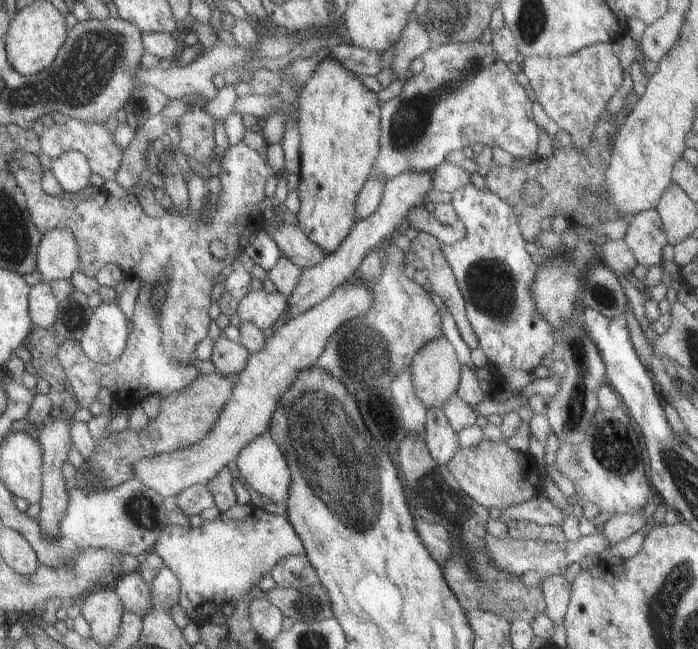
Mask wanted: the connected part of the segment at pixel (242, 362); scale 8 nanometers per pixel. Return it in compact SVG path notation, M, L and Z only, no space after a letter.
M221 337L216 340L215 351L211 360L216 370L223 375L239 375L248 366L253 352L246 348L240 341L235 342L228 337Z

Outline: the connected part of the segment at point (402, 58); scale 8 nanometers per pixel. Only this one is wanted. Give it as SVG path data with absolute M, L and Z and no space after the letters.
M415 17L410 18L400 38L394 43L394 57L390 68L394 76L400 81L406 80L410 62L431 47L430 37L424 25Z

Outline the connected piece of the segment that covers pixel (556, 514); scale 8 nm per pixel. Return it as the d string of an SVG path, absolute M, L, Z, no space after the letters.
M541 493L533 499L505 508L498 519L507 524L510 521L530 521L541 525L560 527L563 518L562 510Z

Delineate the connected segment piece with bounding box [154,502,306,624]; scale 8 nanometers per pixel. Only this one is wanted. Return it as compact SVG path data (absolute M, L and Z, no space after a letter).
M252 502L243 506L237 504L213 521L204 521L201 527L192 527L186 521L176 518L166 527L154 551L164 560L165 566L170 567L182 581L180 604L189 612L193 622L205 624L211 622L214 614L222 612L226 604L233 604L235 607L266 574L272 574L277 564L289 556L306 551L299 533L290 523L284 516L268 512L265 506L256 506Z

